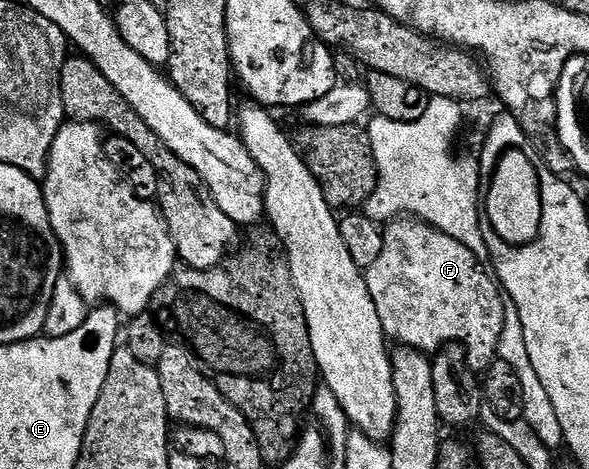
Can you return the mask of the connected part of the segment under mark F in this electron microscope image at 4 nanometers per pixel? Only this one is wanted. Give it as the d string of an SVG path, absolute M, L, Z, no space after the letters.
M396 219L384 229L382 255L378 255L374 267L367 269L364 278L370 299L374 299L374 307L378 307L385 334L393 342L425 355L435 355L445 347L459 346L468 354L469 366L484 371L497 360L500 352L506 304L493 274L484 268L470 247L458 243L458 239L438 231L433 225L415 219Z

